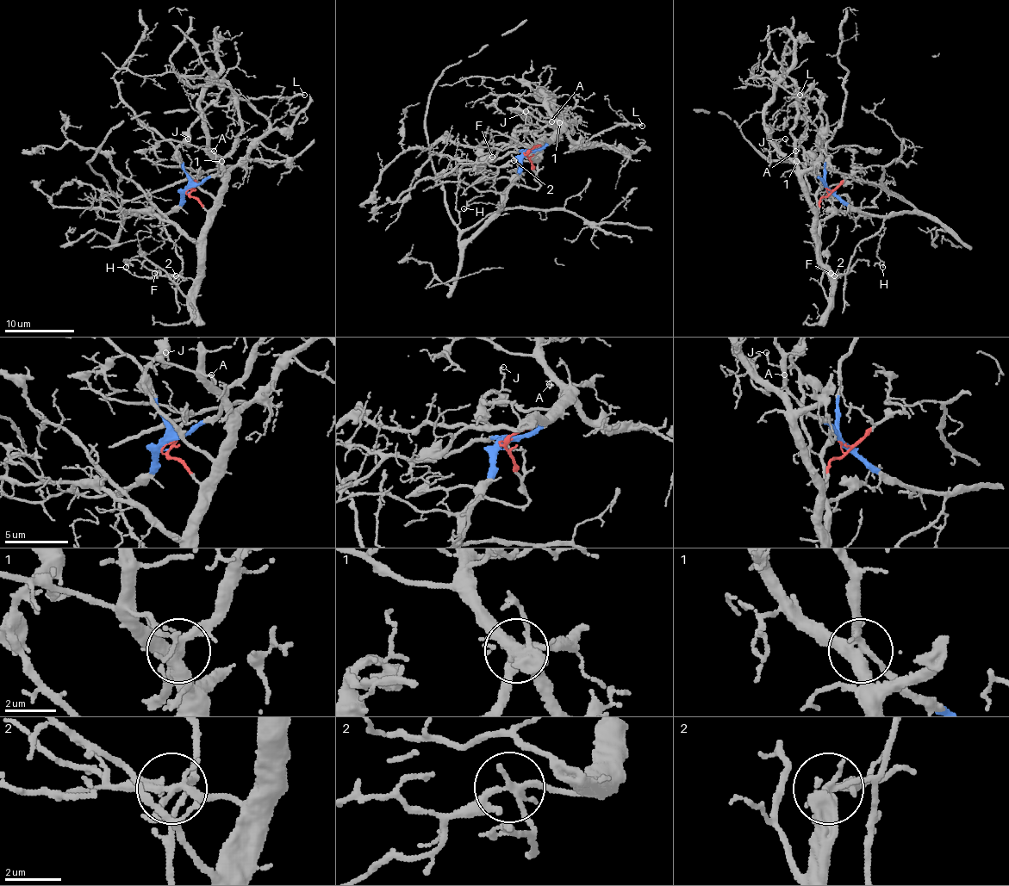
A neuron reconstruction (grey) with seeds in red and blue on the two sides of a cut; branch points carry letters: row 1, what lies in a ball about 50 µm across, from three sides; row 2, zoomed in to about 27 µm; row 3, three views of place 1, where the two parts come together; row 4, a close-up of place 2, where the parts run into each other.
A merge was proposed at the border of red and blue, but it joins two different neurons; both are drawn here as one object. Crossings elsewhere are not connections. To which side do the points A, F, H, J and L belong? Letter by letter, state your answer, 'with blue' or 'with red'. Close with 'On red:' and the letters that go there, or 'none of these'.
A: with red
F: with red
H: with blue
J: with red
L: with red
On red: A, F, J, L

